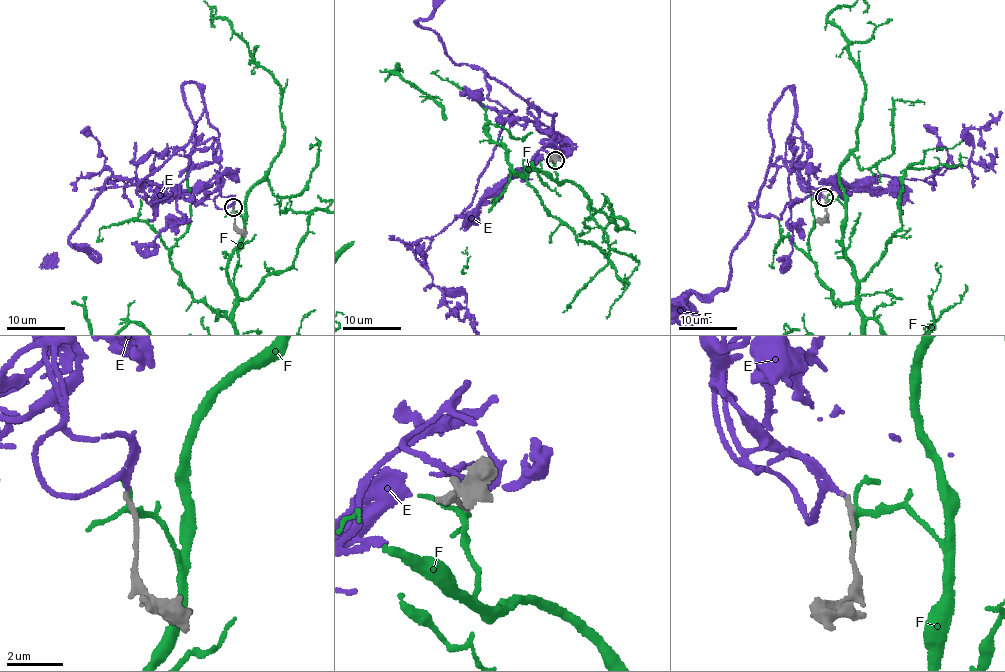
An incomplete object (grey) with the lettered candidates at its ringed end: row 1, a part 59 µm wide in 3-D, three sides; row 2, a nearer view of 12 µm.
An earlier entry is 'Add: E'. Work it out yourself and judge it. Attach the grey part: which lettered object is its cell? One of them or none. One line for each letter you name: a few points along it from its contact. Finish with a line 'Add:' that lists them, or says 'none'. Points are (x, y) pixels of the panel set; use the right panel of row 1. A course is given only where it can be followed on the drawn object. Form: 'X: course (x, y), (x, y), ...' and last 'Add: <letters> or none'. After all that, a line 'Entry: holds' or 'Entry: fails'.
E: course (824, 197), (801, 184), (802, 141), (790, 168), (771, 163), (727, 288), (684, 292), (680, 312)
Add: E
Entry: holds

